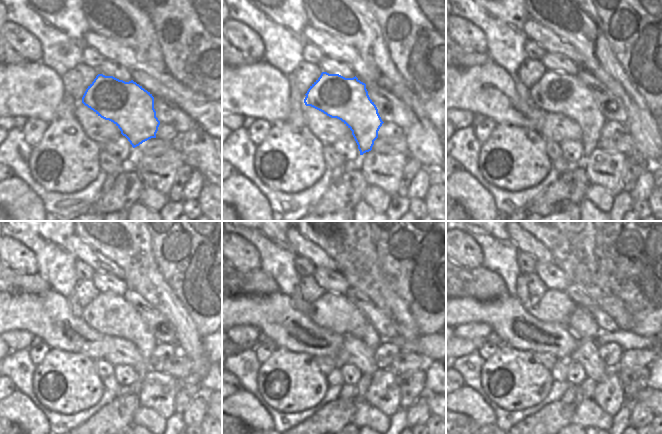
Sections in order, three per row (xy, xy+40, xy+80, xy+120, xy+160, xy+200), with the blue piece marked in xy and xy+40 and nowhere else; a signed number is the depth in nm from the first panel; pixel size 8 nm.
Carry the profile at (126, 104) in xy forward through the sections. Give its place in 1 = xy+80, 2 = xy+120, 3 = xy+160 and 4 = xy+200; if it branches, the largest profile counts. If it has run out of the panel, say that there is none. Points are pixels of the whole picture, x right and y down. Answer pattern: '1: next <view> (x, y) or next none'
1: next xy+80 (556, 92)
2: next xy+120 (109, 314)
3: next xy+160 (334, 312)
4: next xy+200 (554, 306)

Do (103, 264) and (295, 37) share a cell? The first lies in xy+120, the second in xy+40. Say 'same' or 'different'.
different

